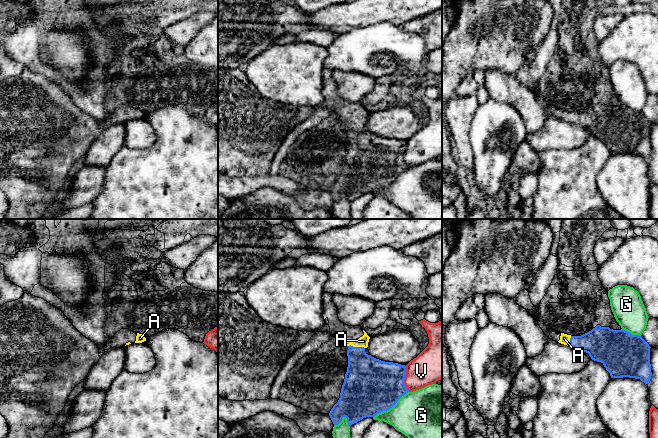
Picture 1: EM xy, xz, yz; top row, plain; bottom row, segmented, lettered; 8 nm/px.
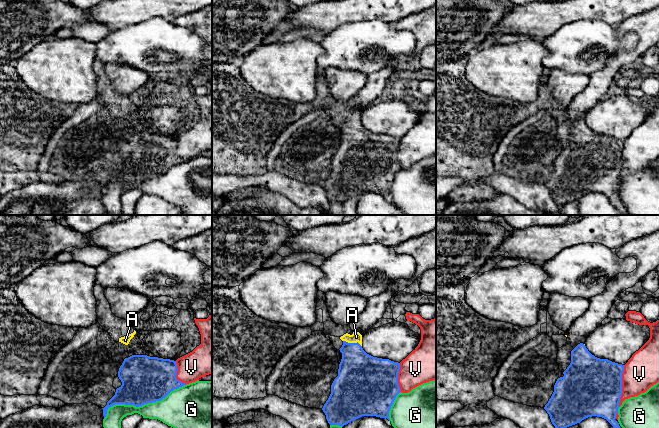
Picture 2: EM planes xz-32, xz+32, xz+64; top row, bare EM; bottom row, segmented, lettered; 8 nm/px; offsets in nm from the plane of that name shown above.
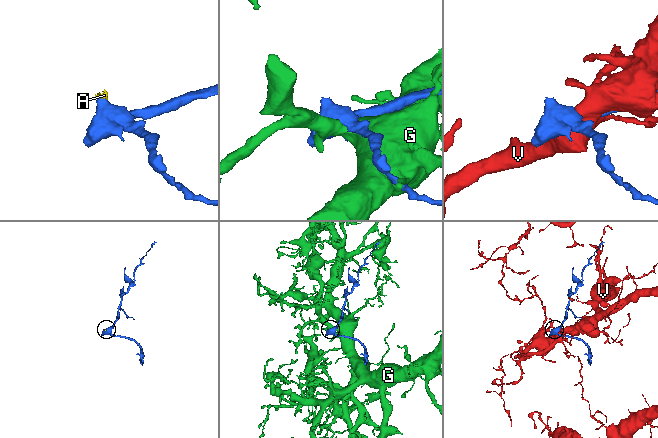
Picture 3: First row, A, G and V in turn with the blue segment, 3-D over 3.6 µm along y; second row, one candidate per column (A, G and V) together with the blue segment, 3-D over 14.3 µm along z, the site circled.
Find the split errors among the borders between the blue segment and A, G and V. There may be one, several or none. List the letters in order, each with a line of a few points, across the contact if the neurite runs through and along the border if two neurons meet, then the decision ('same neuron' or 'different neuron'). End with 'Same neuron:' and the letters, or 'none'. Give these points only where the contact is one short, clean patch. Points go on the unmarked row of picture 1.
A: line xz (366, 152), (358, 137), (356, 123), (363, 117); same neuron
G: different neuron
V: different neuron
Same neuron: A

